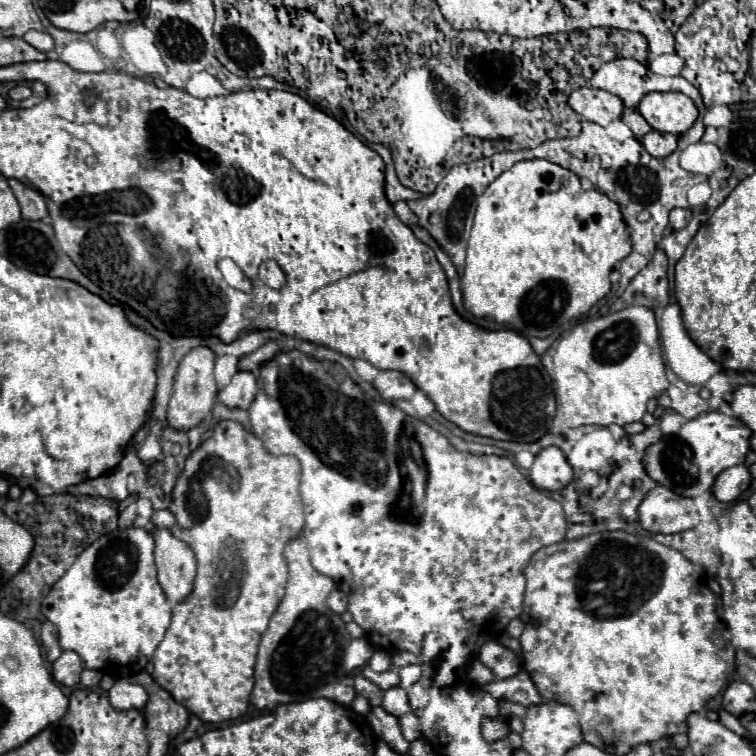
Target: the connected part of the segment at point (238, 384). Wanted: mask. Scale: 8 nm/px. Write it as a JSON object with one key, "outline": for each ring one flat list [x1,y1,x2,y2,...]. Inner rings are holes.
{"outline":[[238,372,232,382,226,386,224,392,218,394,222,404,228,408,242,408,248,410,252,400,256,398,256,378,250,372]]}

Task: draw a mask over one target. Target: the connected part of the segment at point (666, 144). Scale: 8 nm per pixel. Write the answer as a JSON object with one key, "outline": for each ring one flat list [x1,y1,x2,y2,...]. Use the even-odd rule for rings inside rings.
{"outline":[[650,130,640,142,644,144,644,148,646,148,648,154,652,154,654,158,664,158,664,156,668,156,668,154,672,154,676,150,678,138,674,134]]}

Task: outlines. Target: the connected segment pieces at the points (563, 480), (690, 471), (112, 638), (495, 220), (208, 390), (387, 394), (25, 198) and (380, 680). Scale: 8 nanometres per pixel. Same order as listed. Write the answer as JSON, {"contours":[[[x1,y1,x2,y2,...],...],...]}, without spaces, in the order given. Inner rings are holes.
{"contours":[[[556,446,544,448,530,468,530,480,536,488,550,492,568,486,572,482,572,468,564,452]],[[712,410,692,420,686,420,676,434,664,436,662,440,646,448,644,468,654,482,666,486,678,496,702,496,704,492,712,490,712,484,722,470,736,464,744,464,746,452,750,448,750,434,752,430,742,420]],[[124,528,118,534,100,536,76,558,42,600,42,614,56,624,62,650,74,650,84,660,86,668,114,674,116,668,138,658,150,660,156,646,162,642,164,632,170,626,172,606,156,580,152,550,154,538,144,528]],[[522,160,500,174,478,198,466,270,462,276,464,308,476,318,506,324,518,334,546,338,560,324,586,314,610,292,610,272,630,254,630,238,620,206,598,190,584,192,570,170,548,160]],[[194,348,190,350,178,366,174,380,174,394,168,404,168,426,174,430,190,430,196,428,212,410,216,402,216,382,214,382,214,352,210,348]],[[378,372,376,380,372,380,372,386,380,392,386,400,410,400,416,392,416,386,412,382,400,382,400,372]],[[8,180,14,196,18,198,18,204,22,208,22,218,24,220,42,220,48,216,48,208,46,208,46,200,40,192,36,192,34,188,24,186,18,180]],[[368,666,362,668,362,674,364,674,368,680,372,680,374,684,378,684,382,690,388,690,388,688,400,684,400,674,398,674,398,672,400,672,398,666,394,666,394,670,386,670,386,672,374,672,374,670,370,670]]]}

